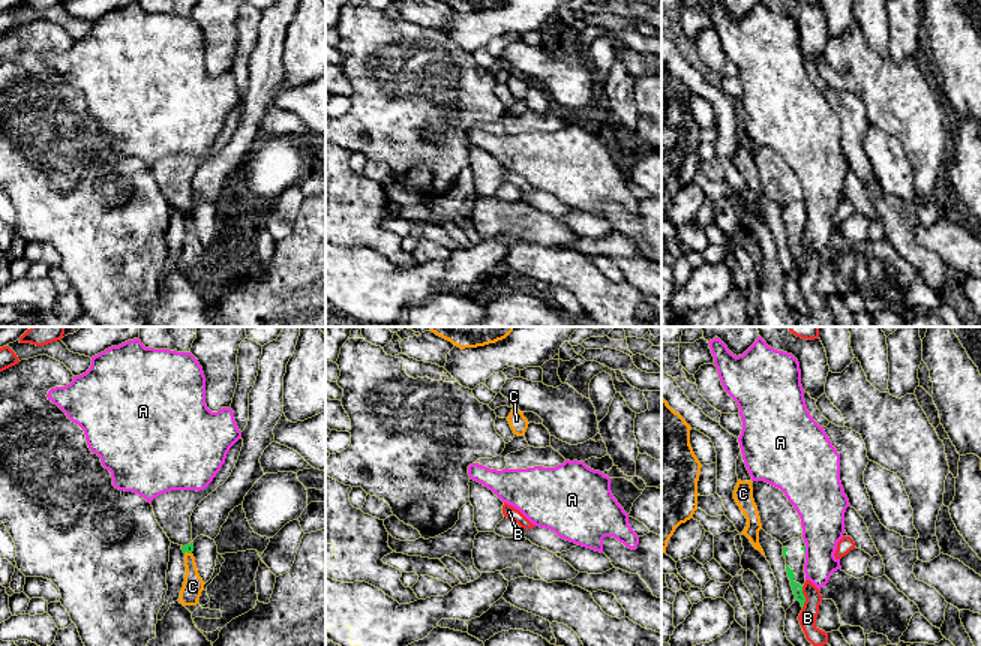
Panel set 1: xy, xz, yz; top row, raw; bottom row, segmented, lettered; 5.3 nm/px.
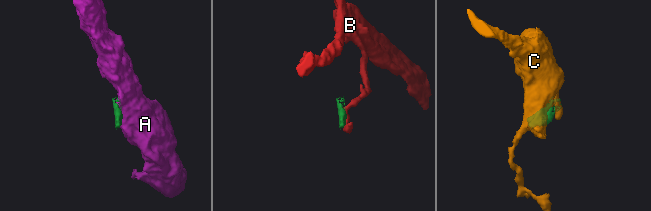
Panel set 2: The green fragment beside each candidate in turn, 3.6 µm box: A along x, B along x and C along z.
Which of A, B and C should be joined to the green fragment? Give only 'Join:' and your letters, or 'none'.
Join: none

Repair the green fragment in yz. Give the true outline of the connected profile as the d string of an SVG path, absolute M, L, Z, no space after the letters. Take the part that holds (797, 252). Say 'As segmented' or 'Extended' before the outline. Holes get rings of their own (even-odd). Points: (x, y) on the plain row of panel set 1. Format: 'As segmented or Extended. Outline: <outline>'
Extended. Outline: M802 201L792 202L783 207L783 220L786 223L786 235L790 244L795 264L801 267L801 271L804 271L806 261L802 258L802 250L806 247L806 207Z

